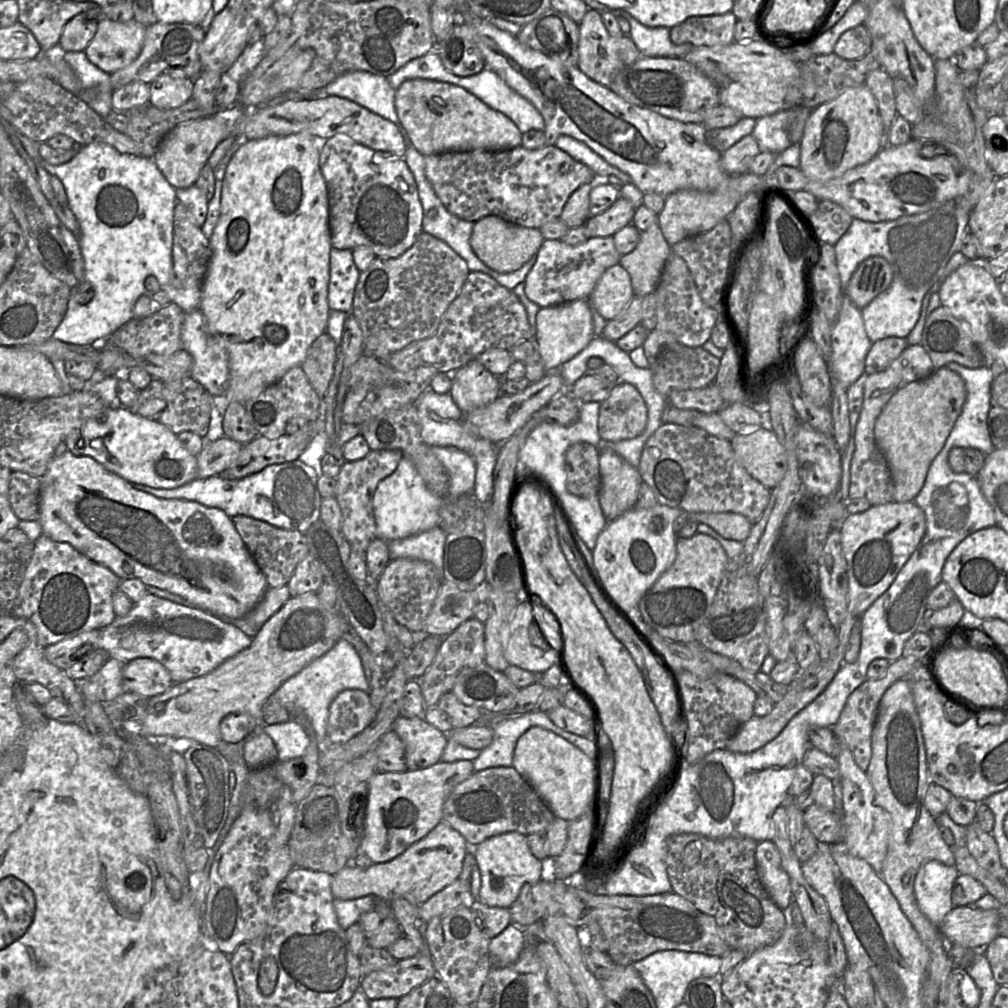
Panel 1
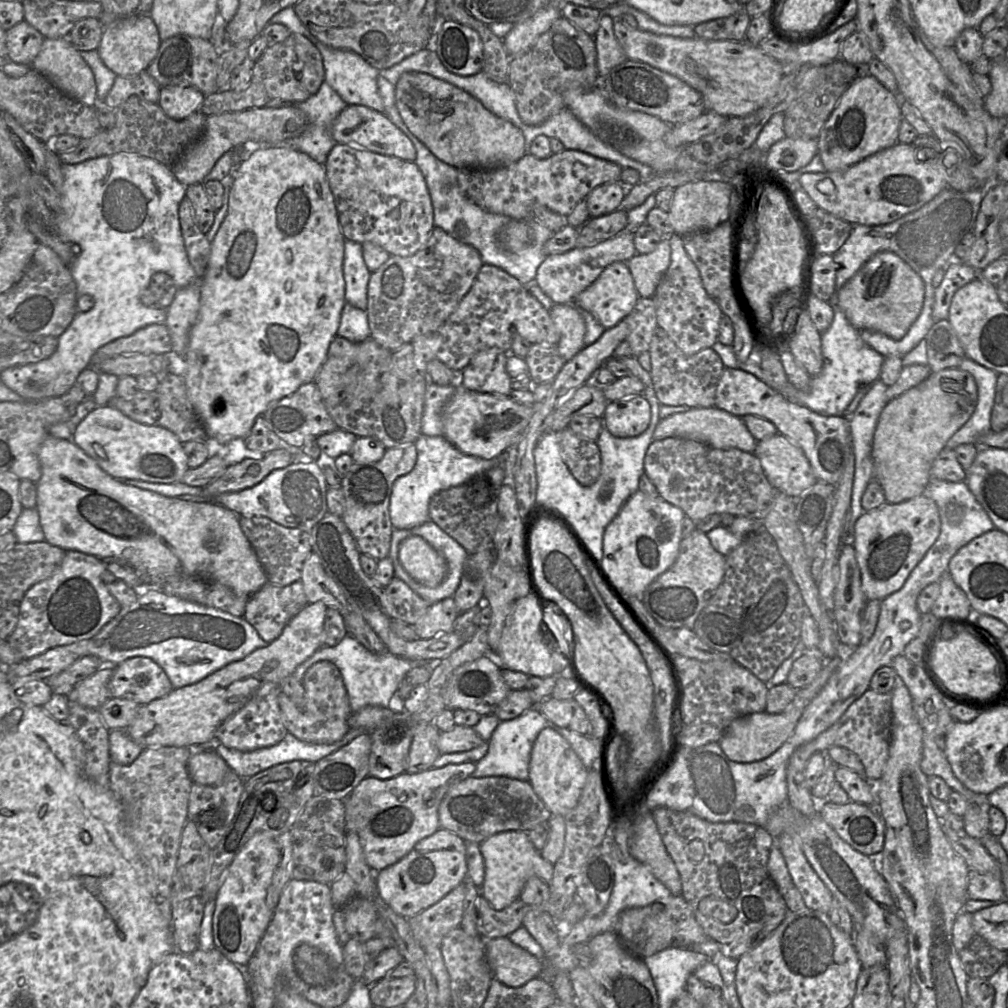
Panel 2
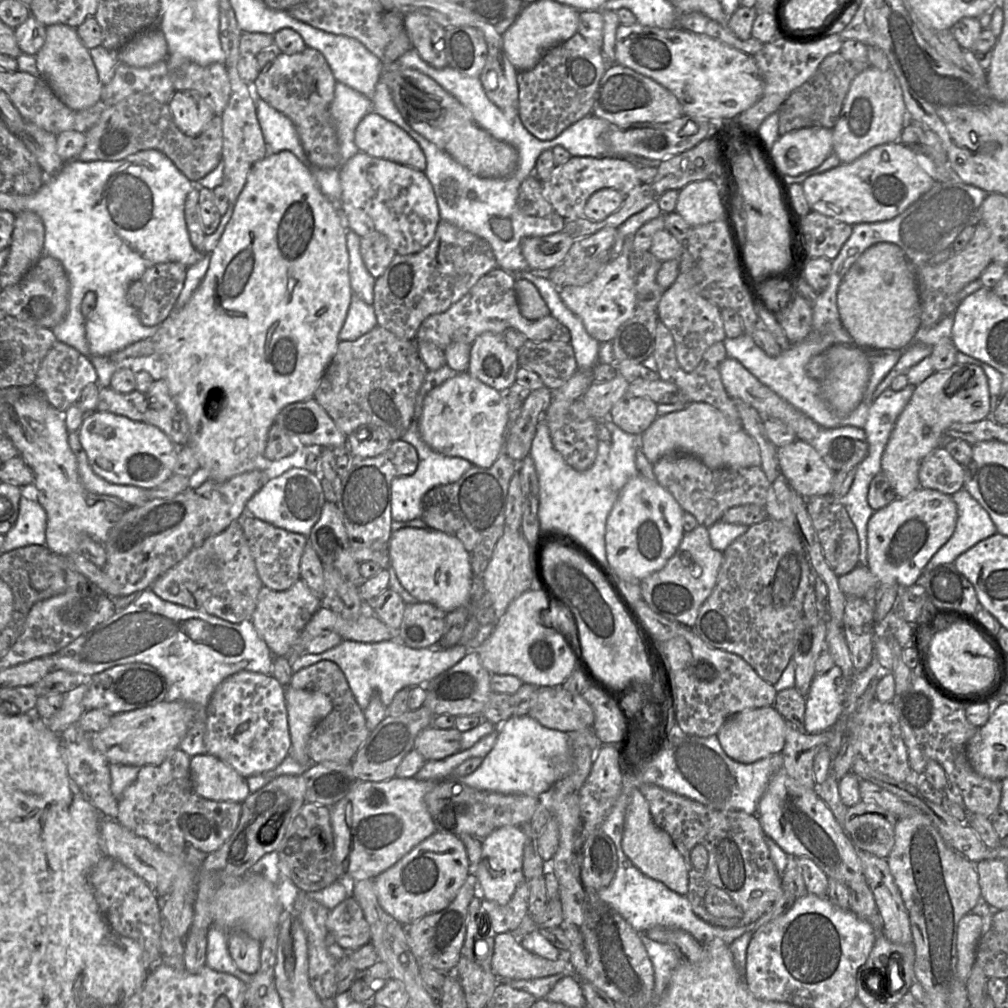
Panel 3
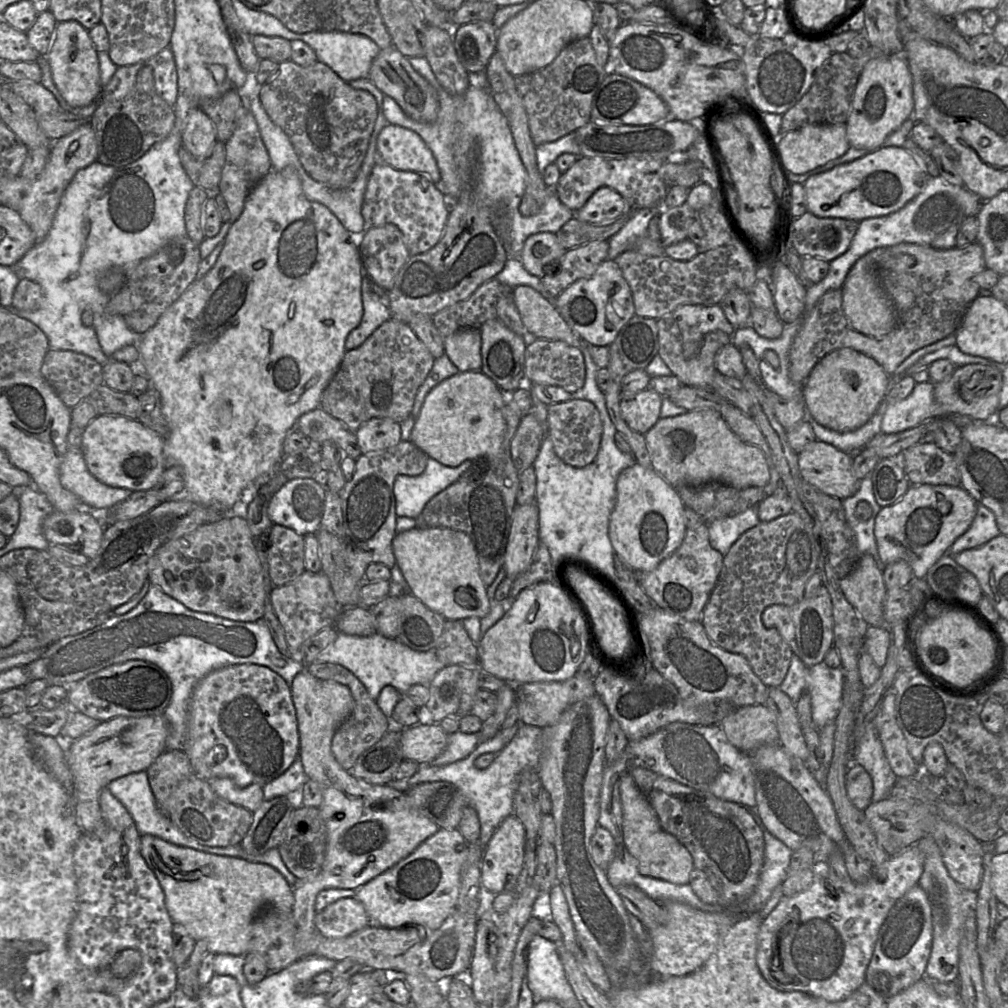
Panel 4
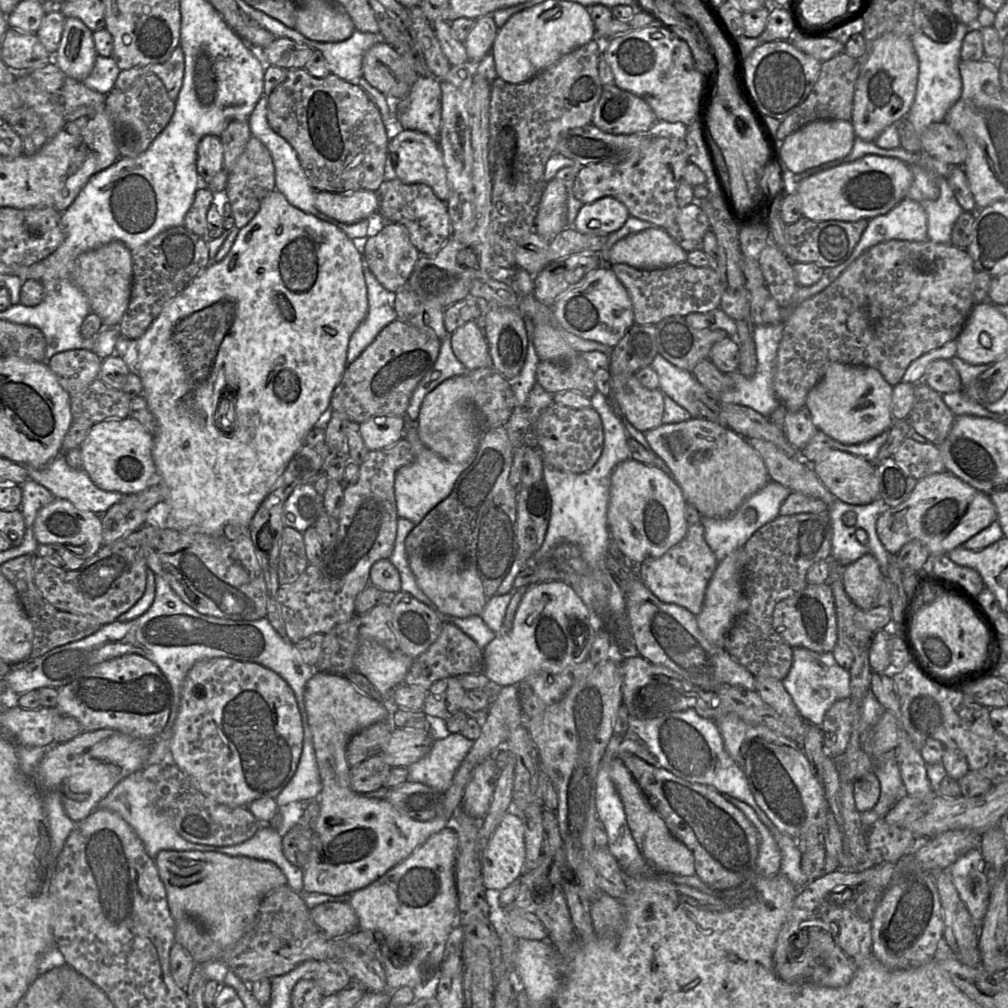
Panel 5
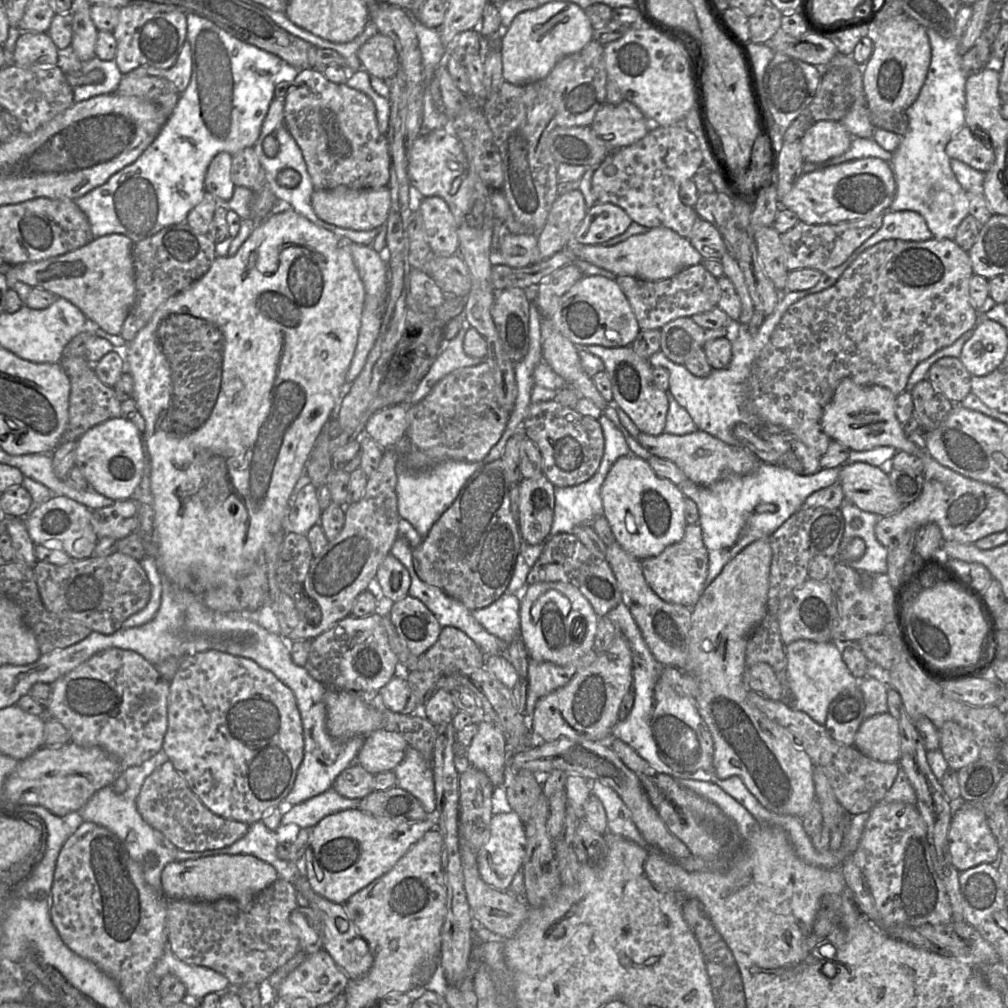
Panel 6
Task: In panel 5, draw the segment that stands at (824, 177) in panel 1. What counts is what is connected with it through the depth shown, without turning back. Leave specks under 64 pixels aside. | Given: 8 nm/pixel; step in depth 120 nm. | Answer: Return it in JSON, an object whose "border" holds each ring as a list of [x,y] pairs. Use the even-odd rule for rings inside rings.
{"border":[[[885,33],[874,42],[855,84],[850,121],[856,137],[875,142],[887,127],[908,114],[916,95],[918,74],[919,61],[910,37]]]}

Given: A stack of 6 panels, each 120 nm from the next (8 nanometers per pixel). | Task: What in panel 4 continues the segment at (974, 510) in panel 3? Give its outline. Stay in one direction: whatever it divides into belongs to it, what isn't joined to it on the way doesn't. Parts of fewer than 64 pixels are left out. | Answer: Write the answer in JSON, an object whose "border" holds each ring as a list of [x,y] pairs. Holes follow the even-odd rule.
{"border":[[[978,504],[971,526],[955,540],[944,555],[955,556],[964,550],[980,547],[999,535],[1001,533],[993,512],[982,504]]]}

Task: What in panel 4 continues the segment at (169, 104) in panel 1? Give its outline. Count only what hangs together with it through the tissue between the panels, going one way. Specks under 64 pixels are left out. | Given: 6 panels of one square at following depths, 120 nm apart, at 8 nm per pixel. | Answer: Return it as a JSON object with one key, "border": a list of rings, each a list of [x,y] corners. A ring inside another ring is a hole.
{"border":[[[200,107],[192,109],[182,133],[183,146],[195,157],[205,159],[211,155],[217,141],[210,117]]]}

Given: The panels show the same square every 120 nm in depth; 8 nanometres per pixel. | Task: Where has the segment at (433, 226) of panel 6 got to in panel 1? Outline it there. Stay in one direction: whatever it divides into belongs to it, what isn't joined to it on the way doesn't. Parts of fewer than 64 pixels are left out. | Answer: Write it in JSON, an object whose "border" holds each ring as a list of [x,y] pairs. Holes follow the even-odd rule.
{"border":[[[346,135],[325,140],[320,150],[319,165],[326,181],[329,201],[331,245],[337,249],[370,247],[378,257],[398,257],[408,250],[423,232],[423,207],[415,178],[403,157],[374,150]]]}

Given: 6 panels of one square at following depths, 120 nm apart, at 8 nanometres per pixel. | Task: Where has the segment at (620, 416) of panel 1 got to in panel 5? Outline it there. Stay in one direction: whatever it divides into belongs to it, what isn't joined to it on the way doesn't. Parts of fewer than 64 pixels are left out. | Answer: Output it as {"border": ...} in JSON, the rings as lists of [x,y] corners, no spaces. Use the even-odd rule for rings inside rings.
{"border":[[[631,375],[616,395],[616,403],[627,421],[645,433],[663,424],[663,395],[659,388],[648,389]]]}

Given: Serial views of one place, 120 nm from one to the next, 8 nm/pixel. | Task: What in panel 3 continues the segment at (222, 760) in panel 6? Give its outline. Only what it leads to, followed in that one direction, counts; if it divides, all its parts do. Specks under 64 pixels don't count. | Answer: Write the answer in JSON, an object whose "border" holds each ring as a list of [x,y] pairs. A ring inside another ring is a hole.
{"border":[[[240,671],[227,677],[210,697],[204,744],[206,754],[223,760],[244,778],[277,768],[291,748],[285,687],[272,675],[257,672]]]}

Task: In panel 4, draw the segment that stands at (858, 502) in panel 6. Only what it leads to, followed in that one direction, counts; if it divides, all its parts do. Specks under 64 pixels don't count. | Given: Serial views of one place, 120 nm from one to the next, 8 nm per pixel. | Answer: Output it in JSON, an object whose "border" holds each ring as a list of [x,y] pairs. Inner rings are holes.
{"border":[[[818,440],[798,453],[802,479],[840,500],[853,496],[859,489],[860,479],[854,476],[852,464],[853,455]]]}

